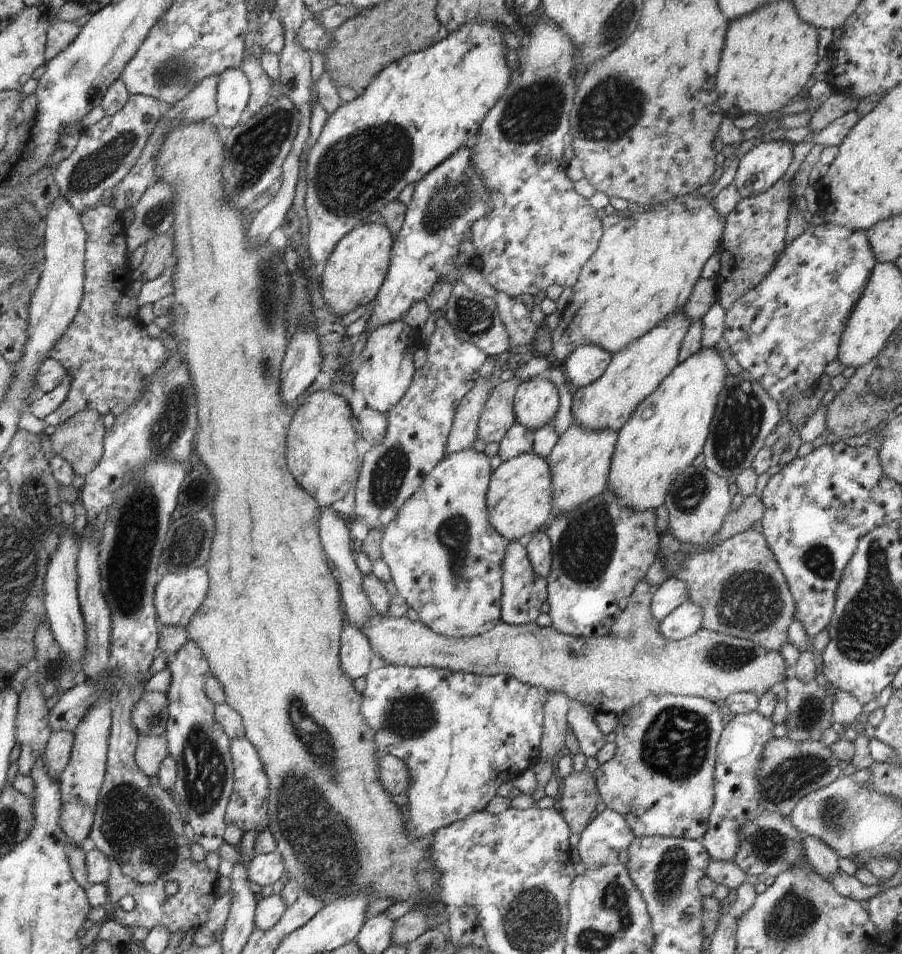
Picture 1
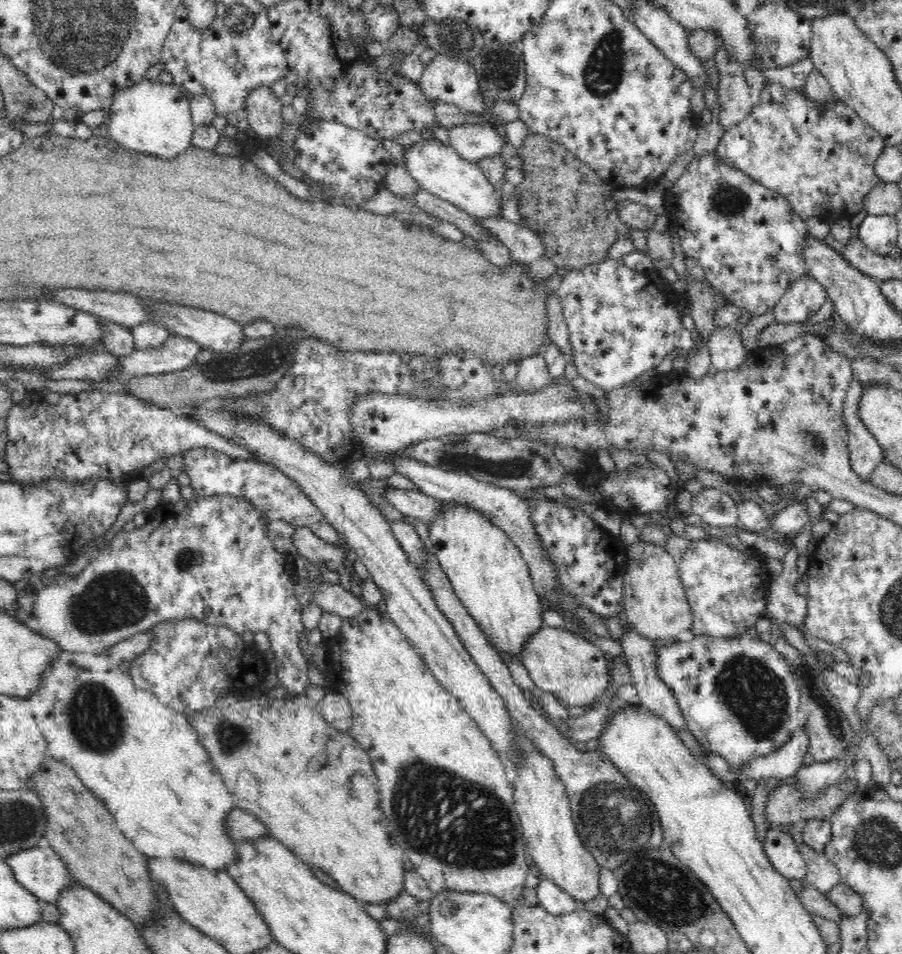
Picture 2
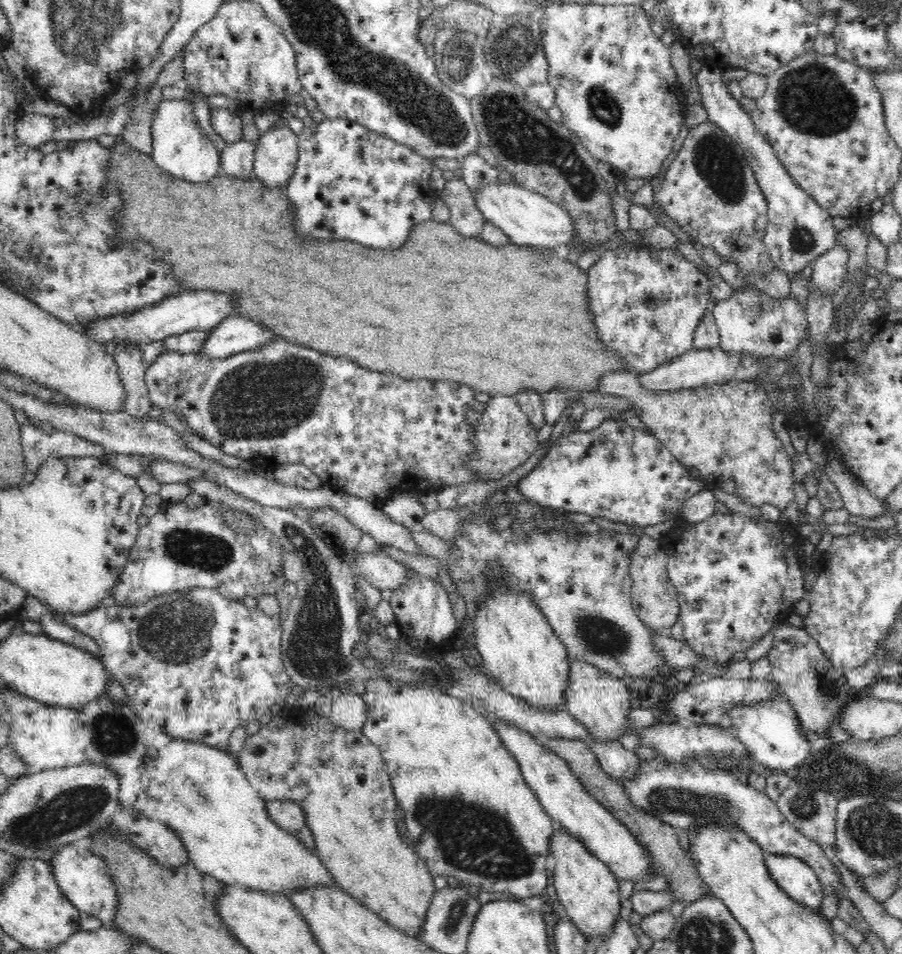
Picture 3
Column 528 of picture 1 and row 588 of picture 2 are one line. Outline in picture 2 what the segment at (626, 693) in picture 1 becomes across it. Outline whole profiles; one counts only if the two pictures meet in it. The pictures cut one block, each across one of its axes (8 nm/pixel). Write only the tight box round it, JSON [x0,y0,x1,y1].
[623,541,693,641]

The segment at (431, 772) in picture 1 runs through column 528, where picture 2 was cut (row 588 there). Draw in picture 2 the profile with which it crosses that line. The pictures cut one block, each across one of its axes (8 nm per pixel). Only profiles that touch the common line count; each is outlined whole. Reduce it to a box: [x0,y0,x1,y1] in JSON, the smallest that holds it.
[678,537,772,637]

